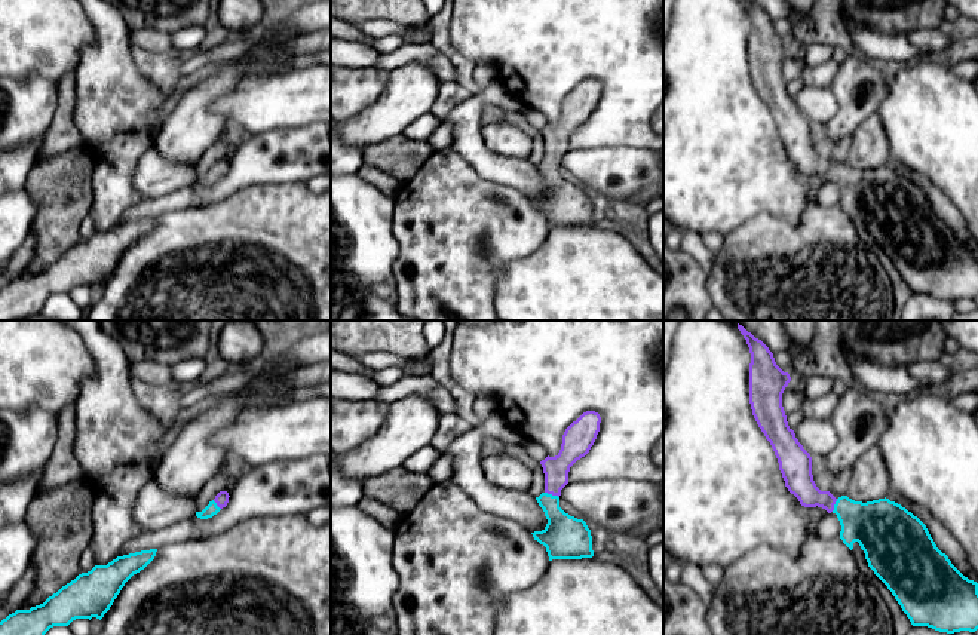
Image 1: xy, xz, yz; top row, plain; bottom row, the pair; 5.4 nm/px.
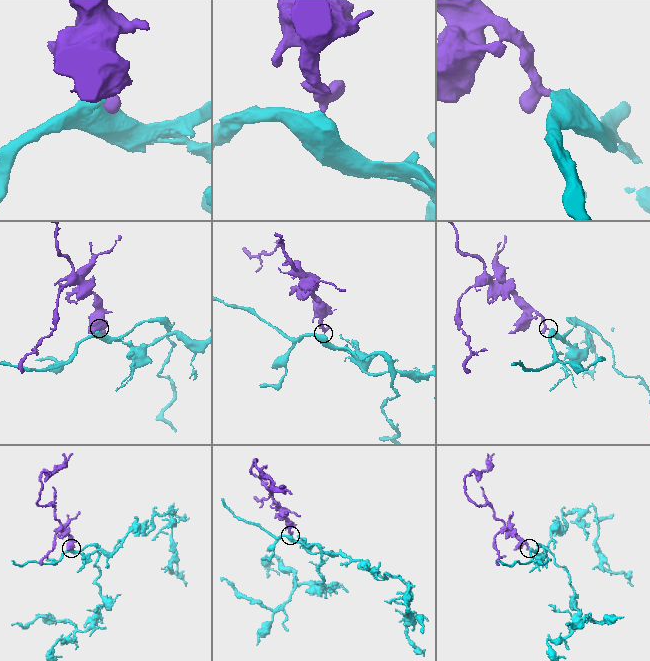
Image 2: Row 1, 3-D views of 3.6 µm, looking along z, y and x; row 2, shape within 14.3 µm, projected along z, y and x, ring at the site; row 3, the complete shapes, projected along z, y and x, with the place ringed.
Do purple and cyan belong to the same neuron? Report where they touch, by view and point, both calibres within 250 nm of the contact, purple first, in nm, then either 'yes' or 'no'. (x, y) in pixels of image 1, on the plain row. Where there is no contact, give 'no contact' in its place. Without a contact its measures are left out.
contact xz (552, 162); calibres 140 and 240 nm; yes

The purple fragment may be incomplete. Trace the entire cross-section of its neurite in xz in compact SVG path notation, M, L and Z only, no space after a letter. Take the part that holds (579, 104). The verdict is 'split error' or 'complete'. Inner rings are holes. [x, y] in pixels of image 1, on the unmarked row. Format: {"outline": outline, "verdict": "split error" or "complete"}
{"outline": "M583 80L565 96L559 120L540 129L545 141L545 159L536 168L543 177L548 191L542 199L531 202L546 215L549 228L594 224L591 197L583 187L570 184L559 175L559 163L568 151L570 135L594 113L600 91L598 80Z", "verdict": "split error"}

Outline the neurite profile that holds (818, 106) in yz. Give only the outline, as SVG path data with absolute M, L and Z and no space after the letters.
M804 86L794 101L812 126L828 123L837 113L837 101L831 88Z

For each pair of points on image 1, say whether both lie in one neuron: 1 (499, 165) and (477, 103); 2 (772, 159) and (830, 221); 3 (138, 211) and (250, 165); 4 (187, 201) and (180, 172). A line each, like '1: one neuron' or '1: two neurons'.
1: one neuron
2: two neurons
3: one neuron
4: two neurons

